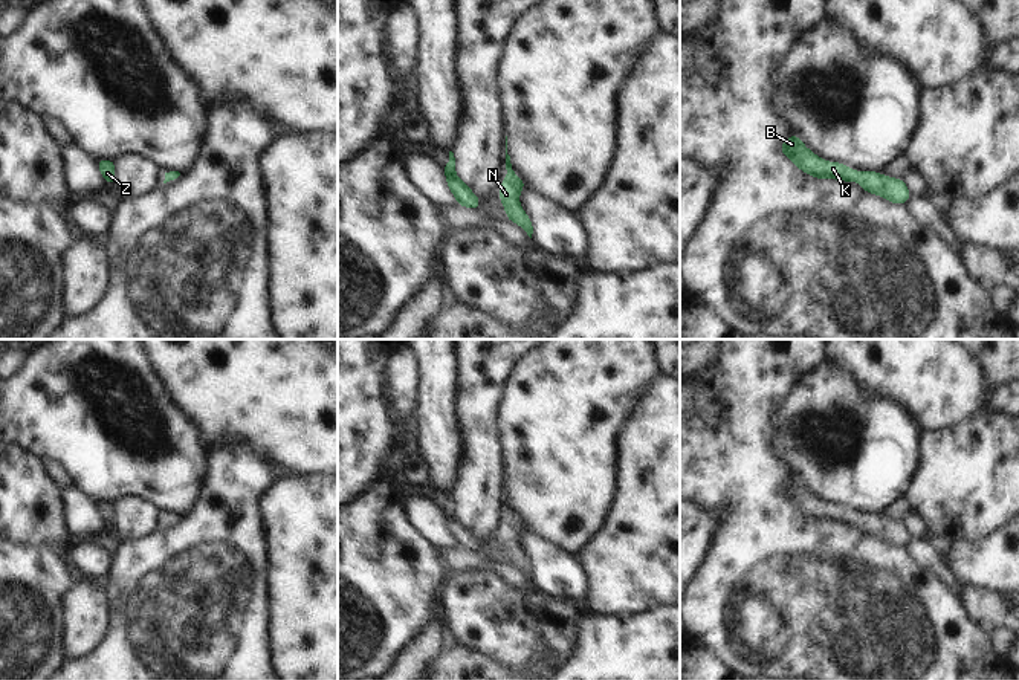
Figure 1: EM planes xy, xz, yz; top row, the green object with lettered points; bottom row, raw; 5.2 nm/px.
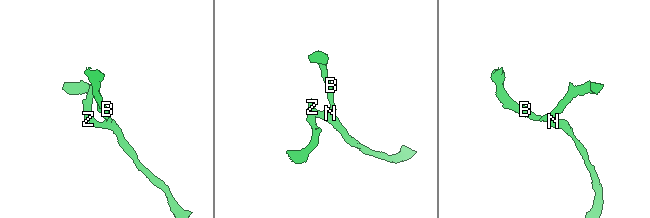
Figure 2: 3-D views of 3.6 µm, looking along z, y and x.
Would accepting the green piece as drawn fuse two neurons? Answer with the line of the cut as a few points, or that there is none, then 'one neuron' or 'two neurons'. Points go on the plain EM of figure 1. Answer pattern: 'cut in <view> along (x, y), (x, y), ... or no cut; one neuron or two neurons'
no cut; one neuron

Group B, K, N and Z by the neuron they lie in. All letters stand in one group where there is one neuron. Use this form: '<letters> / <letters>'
B K N Z

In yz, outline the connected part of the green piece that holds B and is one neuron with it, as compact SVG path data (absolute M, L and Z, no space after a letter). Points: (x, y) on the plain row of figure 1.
M796 477L781 486L781 494L808 518L846 524L857 523L866 535L882 538L897 547L904 547L912 538L903 521L888 520L877 513L863 513L860 516L848 507L827 504L810 494Z

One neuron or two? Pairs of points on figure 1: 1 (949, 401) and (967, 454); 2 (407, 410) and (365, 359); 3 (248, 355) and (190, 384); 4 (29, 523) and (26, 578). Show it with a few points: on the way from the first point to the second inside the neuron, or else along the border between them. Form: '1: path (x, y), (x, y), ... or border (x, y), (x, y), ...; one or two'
1: border (987, 404), (963, 420), (923, 430); two
2: border (393, 355), (388, 364), (388, 384), (385, 387); two
3: path (234, 359), (222, 370), (203, 370); one
4: border (16, 540), (25, 544), (48, 546); two

